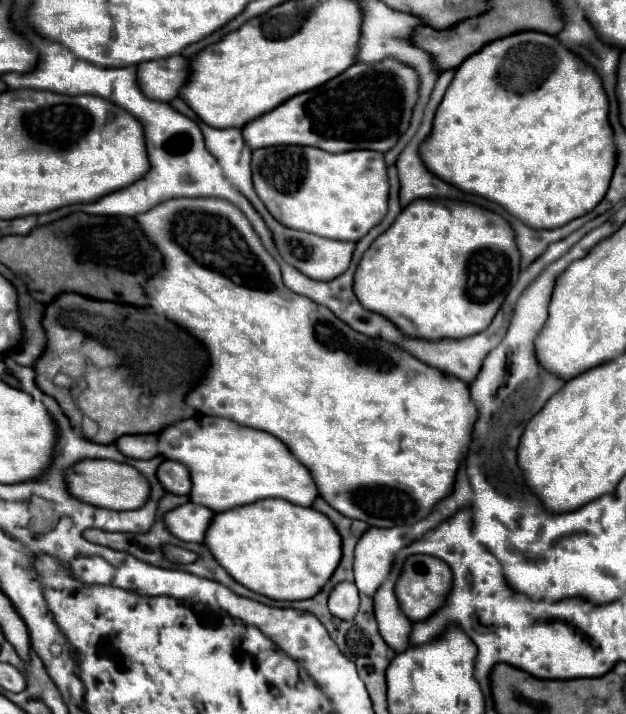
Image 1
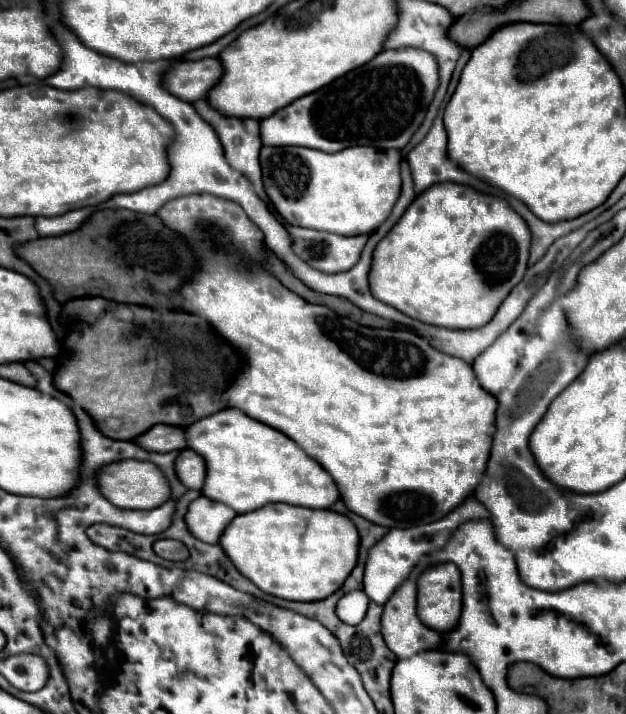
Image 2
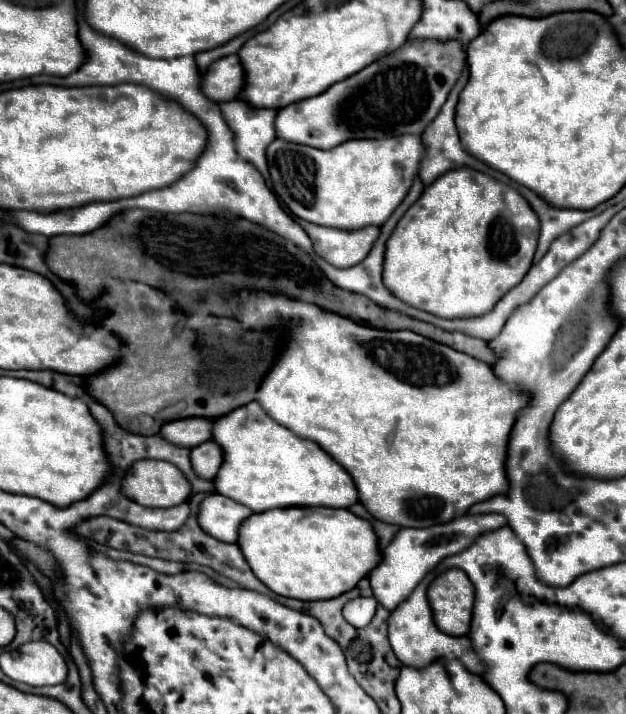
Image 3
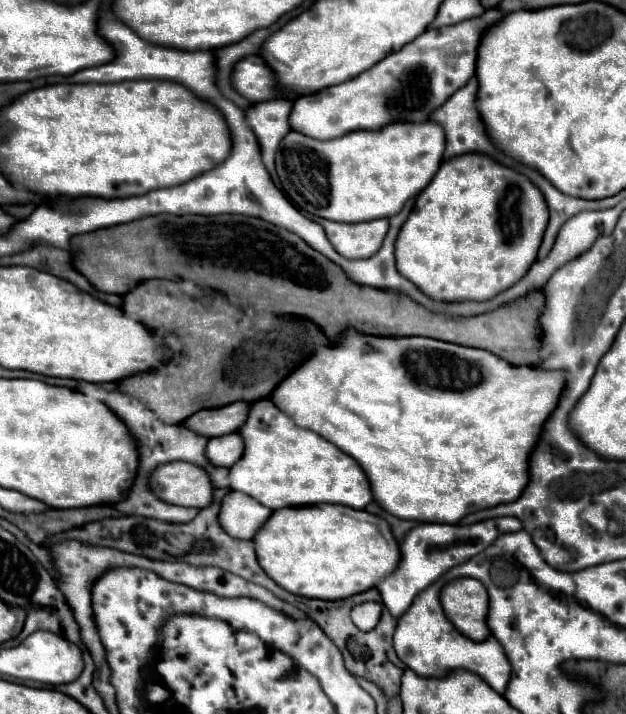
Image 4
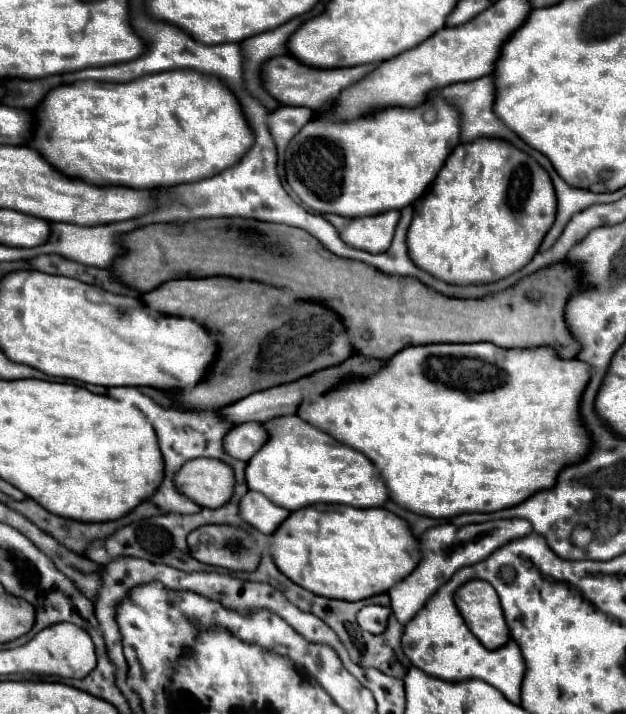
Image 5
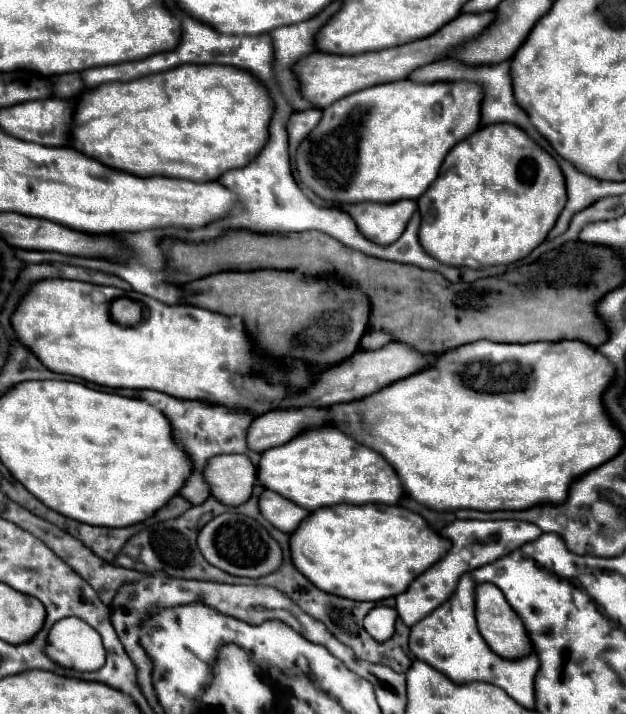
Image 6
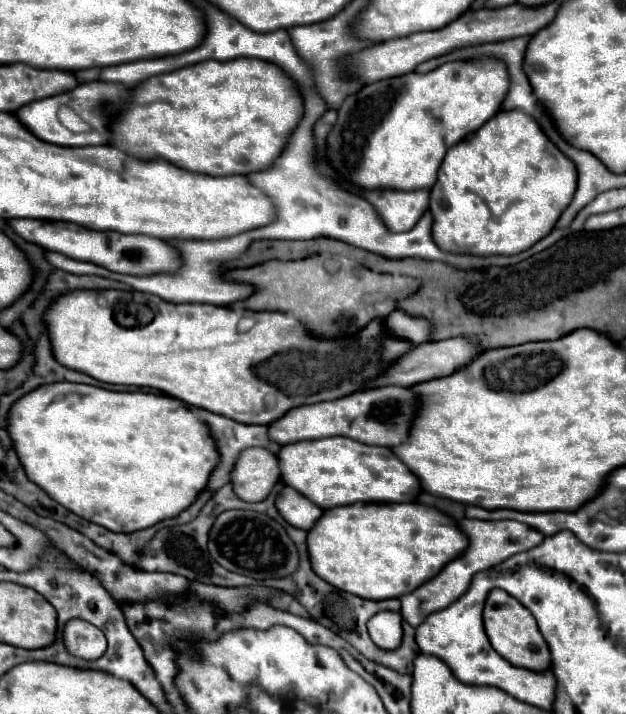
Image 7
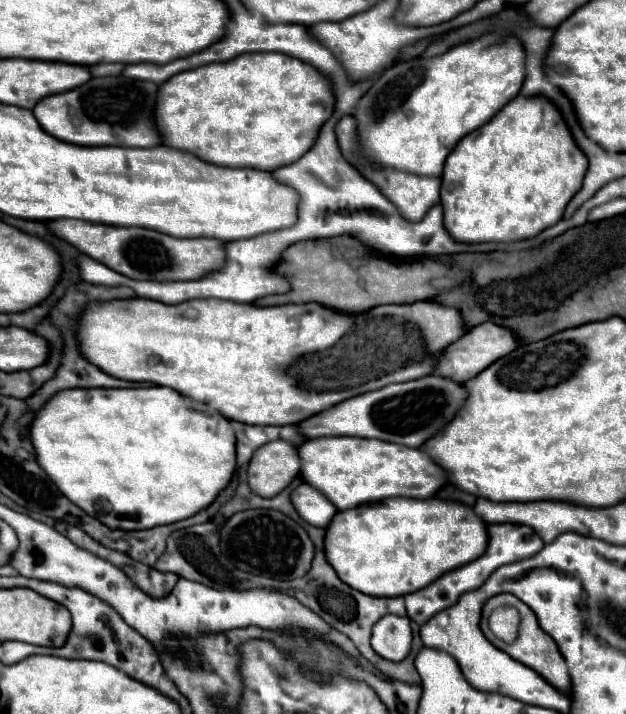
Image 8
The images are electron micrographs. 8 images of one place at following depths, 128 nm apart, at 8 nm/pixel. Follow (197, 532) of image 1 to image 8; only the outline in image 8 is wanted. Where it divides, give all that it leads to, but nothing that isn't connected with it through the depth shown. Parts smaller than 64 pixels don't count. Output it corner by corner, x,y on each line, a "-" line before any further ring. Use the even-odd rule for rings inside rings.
306,482
300,484
294,492
292,492
292,502
294,508
298,510
298,514
312,526
320,526
326,528
334,514
338,512
338,508
314,486
308,486

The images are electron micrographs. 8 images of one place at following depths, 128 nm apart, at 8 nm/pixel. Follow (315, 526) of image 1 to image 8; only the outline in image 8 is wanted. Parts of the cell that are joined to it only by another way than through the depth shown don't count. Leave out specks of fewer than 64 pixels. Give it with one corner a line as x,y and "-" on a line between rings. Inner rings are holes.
390,498
388,502
362,504
352,510
338,512
332,526
326,528
324,550
328,562
348,586
372,596
406,596
428,584
442,574
456,570
486,552
488,524
466,504
456,500
416,500
416,498

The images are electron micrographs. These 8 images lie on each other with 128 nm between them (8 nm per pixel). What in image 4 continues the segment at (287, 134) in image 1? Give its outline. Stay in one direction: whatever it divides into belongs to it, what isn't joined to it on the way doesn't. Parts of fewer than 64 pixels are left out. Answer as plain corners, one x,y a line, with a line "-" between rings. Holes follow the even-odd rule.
490,8
478,18
470,18
454,26
430,28
402,50
386,56
382,62
352,80
300,96
292,110
292,130
328,140
352,130
378,130
388,122
428,120
432,110
446,102
448,94
454,94
476,74
482,34
502,16
504,14
498,8

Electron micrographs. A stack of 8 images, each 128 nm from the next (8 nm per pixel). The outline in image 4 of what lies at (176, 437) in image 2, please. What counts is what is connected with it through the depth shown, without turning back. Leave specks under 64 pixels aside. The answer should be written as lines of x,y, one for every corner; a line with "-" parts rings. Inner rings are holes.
234,402
222,408
200,410
192,418
188,418
186,426
190,426
194,432
204,434
208,438
230,434
242,428
242,424
248,418
250,408
252,408
252,402

